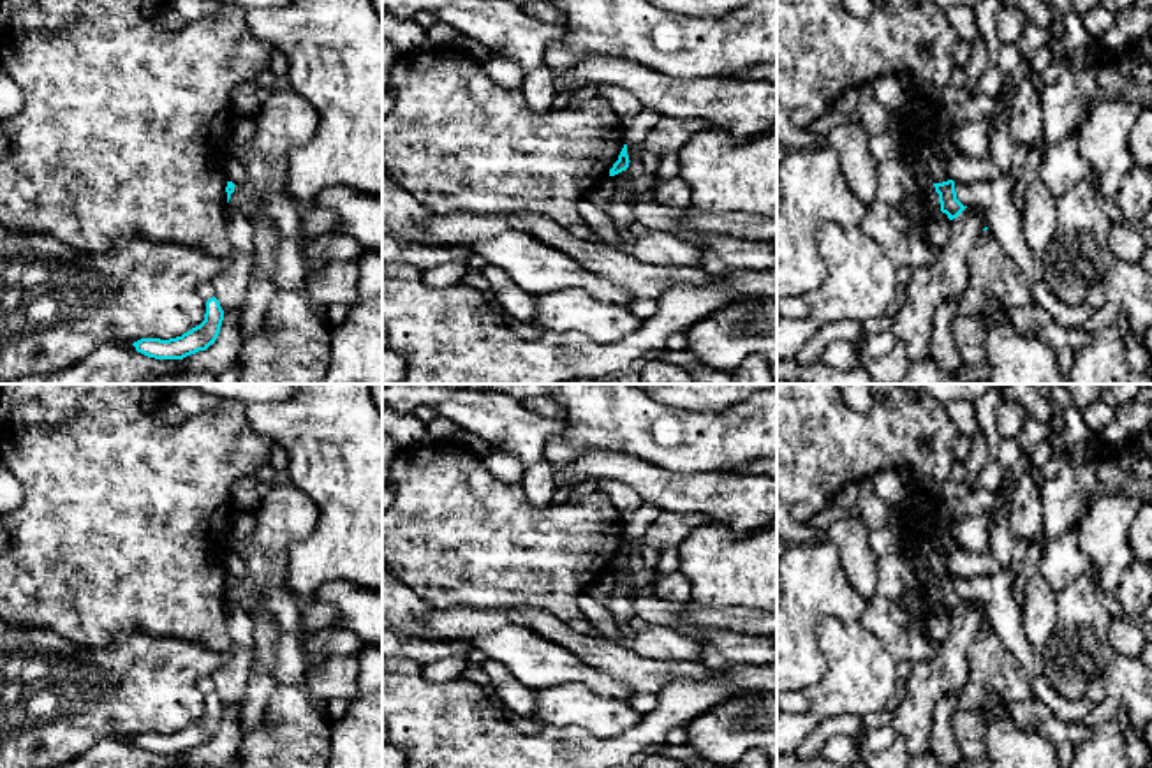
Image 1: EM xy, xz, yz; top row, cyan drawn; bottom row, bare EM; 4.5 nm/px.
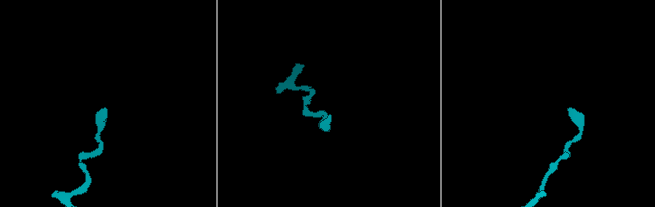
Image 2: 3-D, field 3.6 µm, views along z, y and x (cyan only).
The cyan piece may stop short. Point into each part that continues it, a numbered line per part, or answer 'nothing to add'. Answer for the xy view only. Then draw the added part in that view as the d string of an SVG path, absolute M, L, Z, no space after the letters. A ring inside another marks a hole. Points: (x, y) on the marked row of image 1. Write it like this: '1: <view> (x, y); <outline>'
1: xy (236, 173); M231 155L227 160L227 180L243 187L248 181L248 173L240 157Z

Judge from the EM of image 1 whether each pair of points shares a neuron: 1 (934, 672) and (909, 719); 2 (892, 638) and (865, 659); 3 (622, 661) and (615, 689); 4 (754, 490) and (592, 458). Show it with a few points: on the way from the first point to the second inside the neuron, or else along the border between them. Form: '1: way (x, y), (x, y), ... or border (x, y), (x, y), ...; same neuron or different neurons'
1: way (927, 684), (916, 707); same neuron
2: border (858, 619), (897, 661); different neurons
3: border (582, 659), (636, 693); different neurons
4: way (714, 492), (670, 492), (633, 471); same neuron

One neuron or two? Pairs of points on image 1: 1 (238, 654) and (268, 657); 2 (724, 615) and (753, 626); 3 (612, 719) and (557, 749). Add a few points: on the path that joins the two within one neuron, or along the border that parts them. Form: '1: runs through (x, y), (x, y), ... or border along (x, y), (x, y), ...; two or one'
1: border along (251, 650), (251, 673), (242, 696); two
2: runs through (731, 619), (745, 620); one
3: border along (548, 724), (596, 737), (629, 728); two

